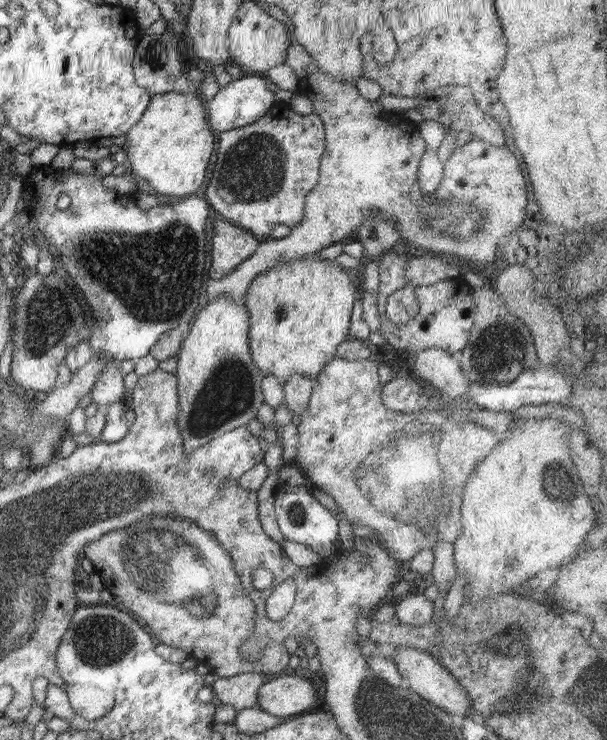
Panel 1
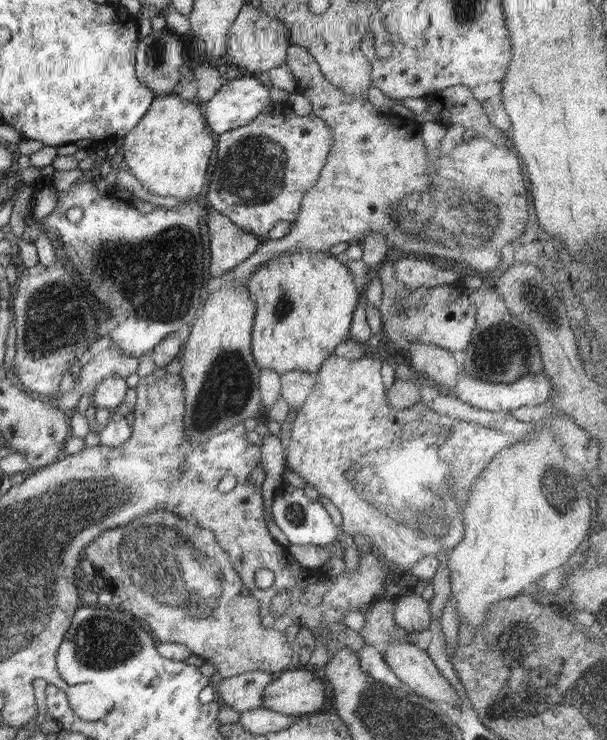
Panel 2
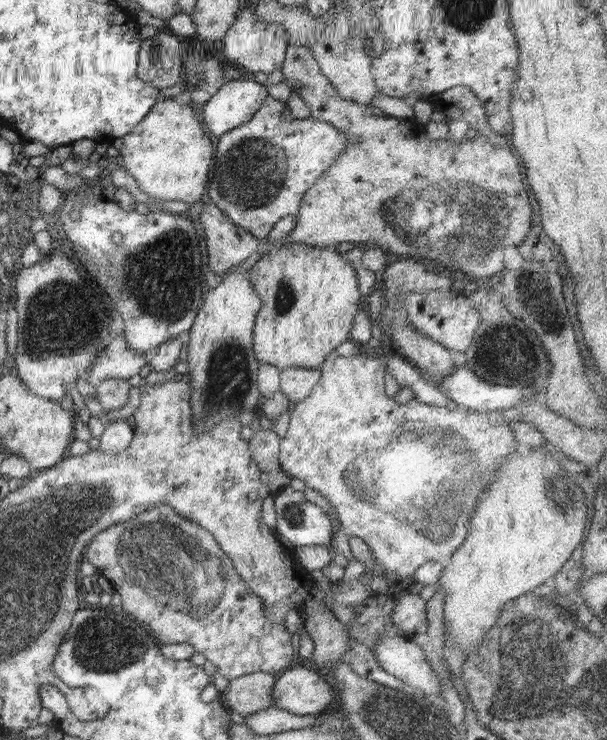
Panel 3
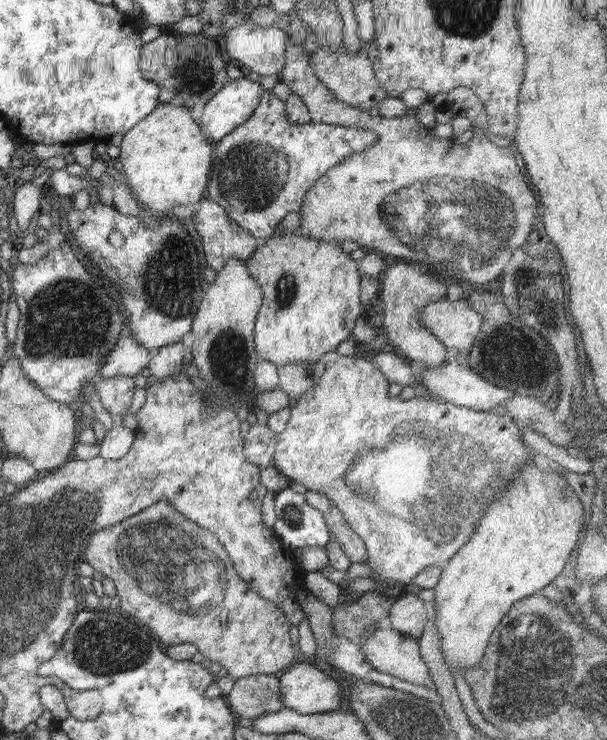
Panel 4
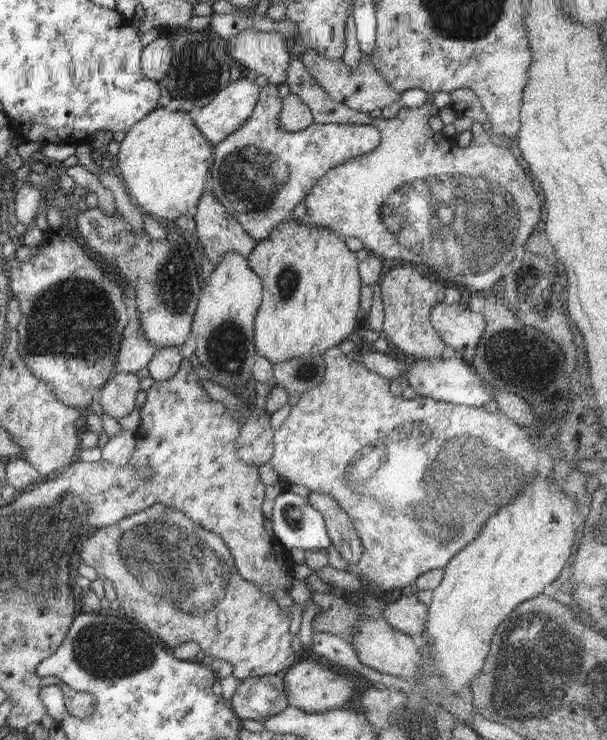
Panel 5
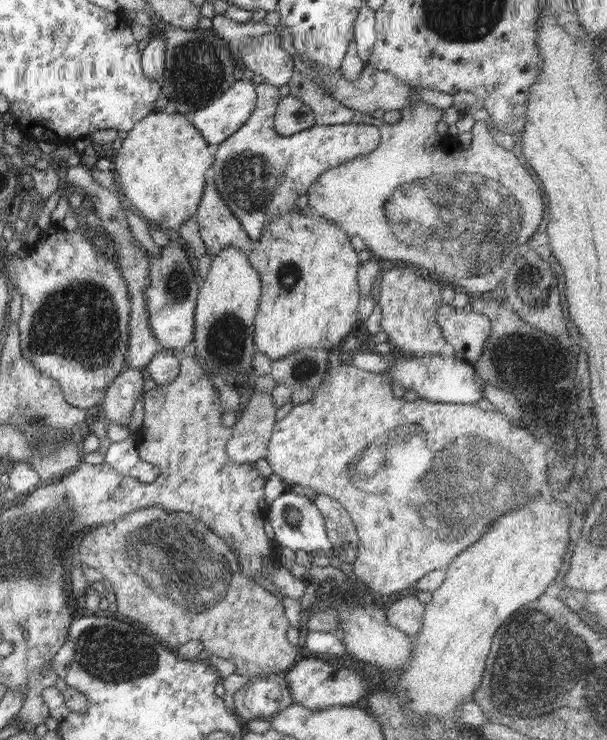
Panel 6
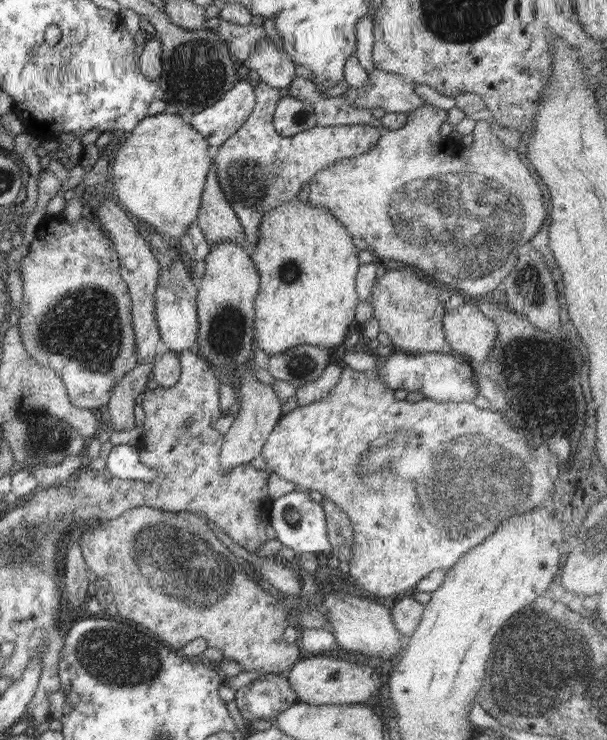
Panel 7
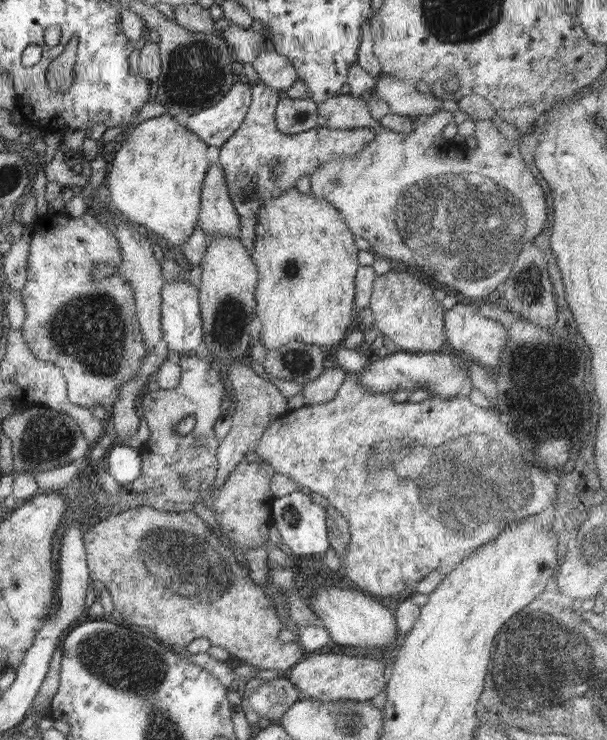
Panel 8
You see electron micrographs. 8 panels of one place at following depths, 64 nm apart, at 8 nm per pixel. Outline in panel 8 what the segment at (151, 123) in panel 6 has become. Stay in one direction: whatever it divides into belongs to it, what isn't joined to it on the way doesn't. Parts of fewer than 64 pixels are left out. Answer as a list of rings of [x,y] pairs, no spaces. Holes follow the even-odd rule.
[[[170,113],[142,121],[121,145],[104,182],[109,190],[105,201],[128,221],[152,230],[166,245],[182,246],[196,228],[201,190],[212,164],[206,155],[209,146]]]

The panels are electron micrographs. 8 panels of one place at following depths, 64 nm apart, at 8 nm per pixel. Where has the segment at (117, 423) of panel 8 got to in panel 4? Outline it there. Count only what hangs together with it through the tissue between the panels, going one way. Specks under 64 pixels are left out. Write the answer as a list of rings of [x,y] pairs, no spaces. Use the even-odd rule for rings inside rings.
[[[118,375],[99,380],[95,384],[95,393],[100,396],[103,407],[119,419],[128,414],[135,387],[134,376]]]

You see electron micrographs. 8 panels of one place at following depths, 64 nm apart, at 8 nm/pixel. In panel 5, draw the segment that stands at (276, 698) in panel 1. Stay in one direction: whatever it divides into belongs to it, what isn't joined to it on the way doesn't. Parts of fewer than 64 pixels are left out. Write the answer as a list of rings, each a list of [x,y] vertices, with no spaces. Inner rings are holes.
[[[306,660],[292,665],[283,677],[287,703],[304,712],[328,712],[340,709],[345,702],[348,702],[356,694],[354,681],[340,675],[328,666],[321,666],[317,661]]]

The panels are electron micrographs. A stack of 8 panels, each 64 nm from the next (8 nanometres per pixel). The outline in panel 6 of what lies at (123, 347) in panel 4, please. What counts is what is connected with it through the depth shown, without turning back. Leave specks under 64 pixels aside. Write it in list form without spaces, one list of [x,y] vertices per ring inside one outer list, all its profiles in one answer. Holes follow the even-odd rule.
[[[81,163],[78,166],[69,166],[66,172],[66,182],[69,185],[78,186],[89,192],[93,196],[94,212],[100,217],[104,228],[110,234],[112,242],[117,244],[117,261],[123,274],[123,279],[126,281],[129,292],[132,294],[131,314],[128,323],[128,342],[127,355],[125,356],[125,364],[127,368],[143,368],[158,352],[158,339],[153,335],[148,322],[148,311],[146,311],[146,301],[144,296],[145,288],[149,283],[150,277],[149,260],[150,253],[142,245],[132,237],[126,215],[123,209],[122,196],[112,189],[102,187],[98,181],[90,174],[90,170]]]

